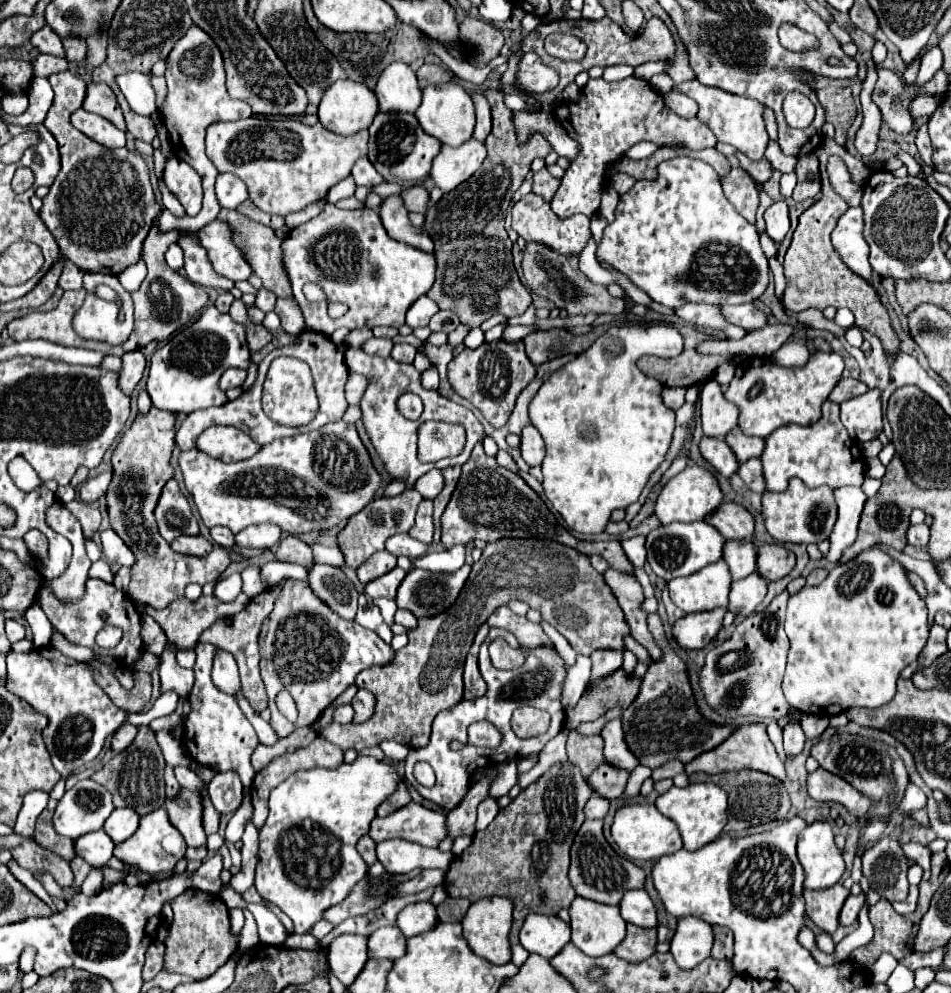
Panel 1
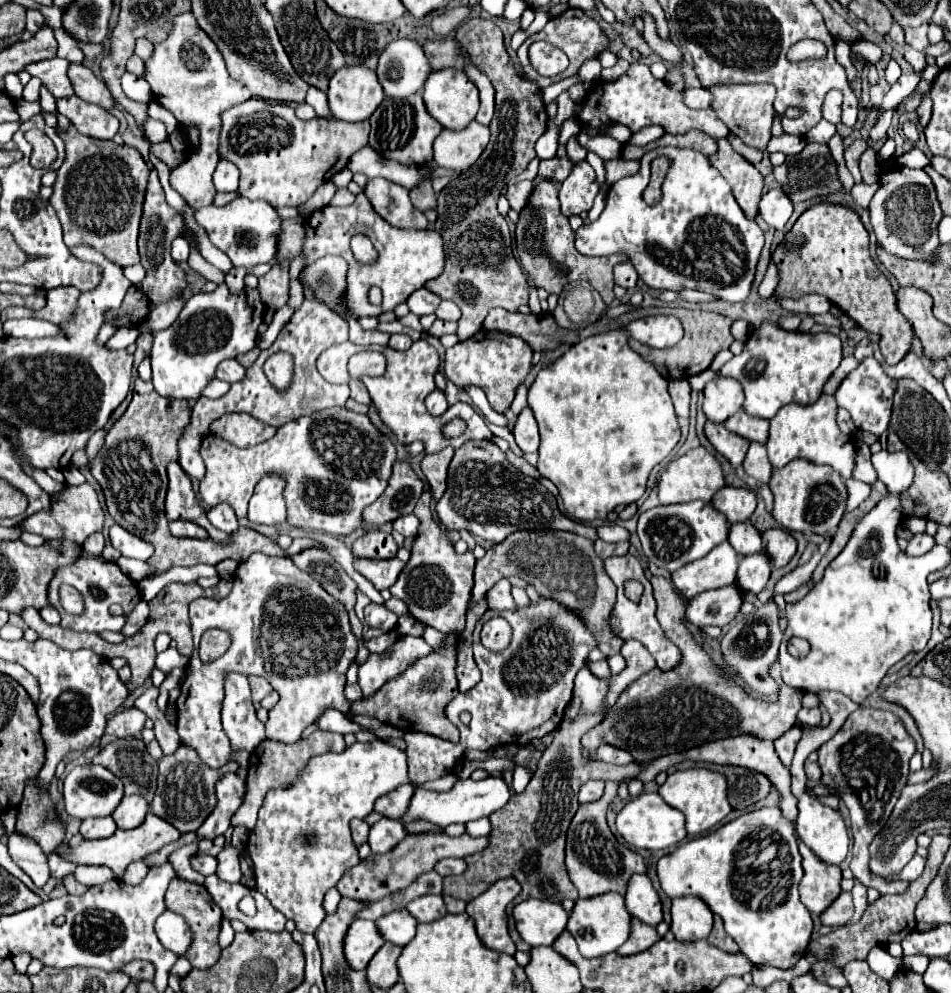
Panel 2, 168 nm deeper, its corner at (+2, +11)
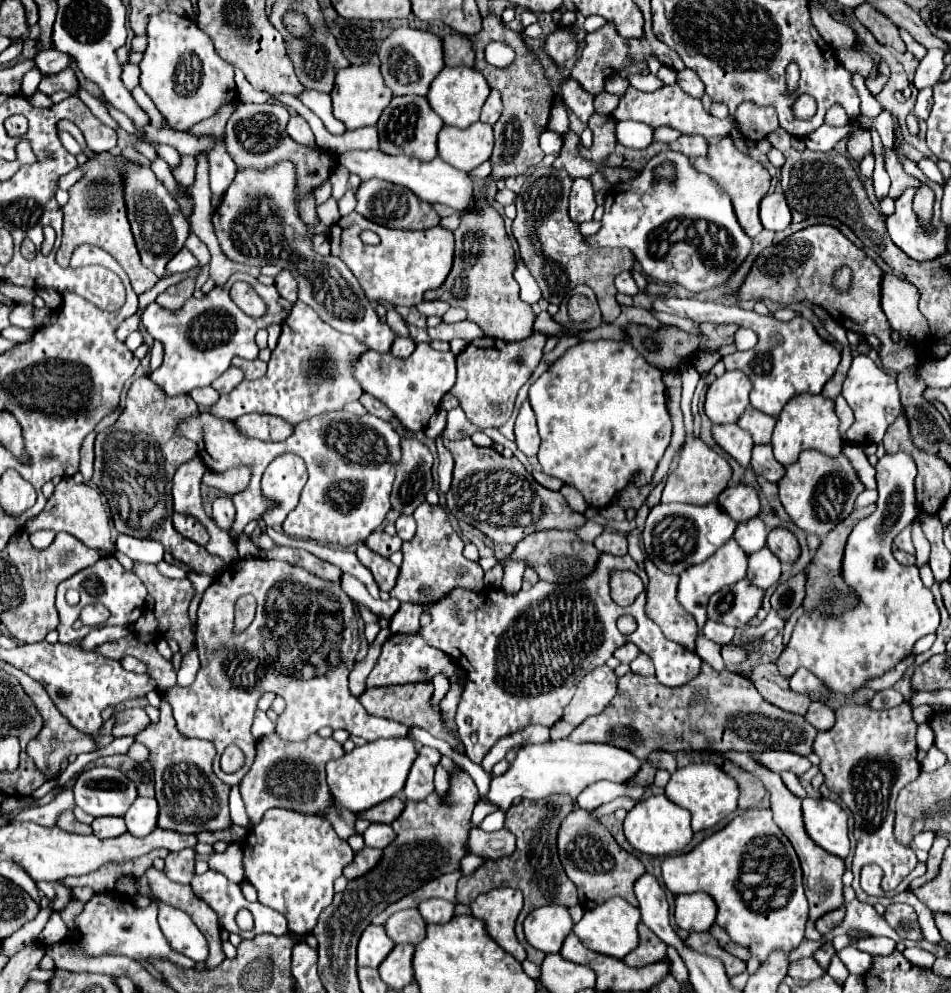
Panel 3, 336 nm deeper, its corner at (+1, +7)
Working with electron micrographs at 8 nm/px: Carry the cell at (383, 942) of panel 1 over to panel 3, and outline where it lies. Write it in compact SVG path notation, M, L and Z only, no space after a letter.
M408 908L392 914L386 920L384 930L394 944L416 944L426 934L426 922L416 908Z

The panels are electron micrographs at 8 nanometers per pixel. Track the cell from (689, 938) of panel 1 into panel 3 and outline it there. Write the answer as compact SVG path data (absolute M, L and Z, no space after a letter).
M694 892L694 894L684 894L676 898L674 920L678 928L690 934L706 932L714 924L714 918L716 918L716 906L708 894Z

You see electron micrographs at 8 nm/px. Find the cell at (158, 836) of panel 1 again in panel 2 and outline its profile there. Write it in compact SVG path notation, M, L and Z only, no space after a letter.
M147 814L143 826L137 826L133 830L117 830L113 836L109 838L99 838L99 840L83 840L77 848L71 848L69 844L59 844L57 846L57 854L73 864L85 864L85 866L107 866L113 870L115 878L121 880L127 864L131 860L143 860L147 854L157 852L159 848L163 848L165 844L171 844L175 840L179 840L181 832L177 828L173 828L171 824L167 824L165 820L157 818L155 814Z

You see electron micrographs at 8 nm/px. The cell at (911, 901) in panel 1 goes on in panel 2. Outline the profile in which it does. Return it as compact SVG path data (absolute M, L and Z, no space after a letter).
M859 708L849 714L841 730L825 742L817 754L817 764L821 766L821 782L837 790L837 796L845 802L851 812L851 832L853 832L853 876L867 888L879 890L879 894L901 894L910 882L885 882L883 878L869 872L869 844L877 832L885 826L891 810L907 784L909 760L915 754L915 740L909 736L901 720L885 710Z

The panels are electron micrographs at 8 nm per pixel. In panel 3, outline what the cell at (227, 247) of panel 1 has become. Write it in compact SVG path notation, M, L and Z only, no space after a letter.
M280 162L278 166L258 172L258 170L238 170L234 184L230 190L226 190L222 204L214 210L212 216L214 222L214 232L218 238L218 244L222 252L240 264L250 264L250 266L266 266L266 264L278 264L286 270L292 272L292 276L298 282L298 300L314 308L314 312L328 322L332 328L352 334L358 342L368 346L370 350L376 352L388 352L392 342L394 342L394 332L378 318L374 306L366 300L362 294L362 288L356 280L356 276L348 270L348 266L334 258L334 256L320 256L312 250L312 242L306 238L306 226L298 216L298 208L294 204L294 166L290 162Z

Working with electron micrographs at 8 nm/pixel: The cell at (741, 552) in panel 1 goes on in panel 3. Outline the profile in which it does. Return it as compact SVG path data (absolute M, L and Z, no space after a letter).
M752 518L748 522L740 522L736 526L734 540L738 542L738 546L746 554L762 550L766 546L766 526L760 522L760 518Z

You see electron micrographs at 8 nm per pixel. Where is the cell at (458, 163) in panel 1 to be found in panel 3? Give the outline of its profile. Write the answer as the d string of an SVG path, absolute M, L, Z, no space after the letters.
M474 122L466 130L444 126L438 134L438 156L450 166L470 172L490 158L492 144L494 136L492 126L488 124Z

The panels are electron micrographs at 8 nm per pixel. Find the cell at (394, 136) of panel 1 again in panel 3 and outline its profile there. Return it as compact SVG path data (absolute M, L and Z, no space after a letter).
M394 96L376 124L380 150L392 156L404 154L418 158L422 162L430 162L436 158L436 136L442 130L442 126L444 126L442 118L434 114L424 96Z

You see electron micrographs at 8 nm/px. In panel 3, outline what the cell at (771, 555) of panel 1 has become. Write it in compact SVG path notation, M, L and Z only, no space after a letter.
M774 528L770 534L768 534L768 544L772 554L778 556L778 560L782 564L794 564L800 556L800 546L798 546L798 540L796 536L786 530L786 528Z

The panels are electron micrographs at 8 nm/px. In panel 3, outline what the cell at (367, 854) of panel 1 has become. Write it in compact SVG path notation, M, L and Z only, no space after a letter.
M268 734L258 740L256 744L256 758L250 768L250 772L240 782L240 794L250 818L250 824L258 824L262 820L262 814L274 806L278 808L290 808L290 810L302 810L302 812L318 812L326 810L330 814L330 822L334 822L334 830L340 838L348 840L356 834L354 822L356 814L342 810L330 810L330 792L326 786L326 774L324 766L328 760L340 758L344 754L344 748L334 738L320 738L318 734L312 734L306 738L306 742L282 742L278 734Z

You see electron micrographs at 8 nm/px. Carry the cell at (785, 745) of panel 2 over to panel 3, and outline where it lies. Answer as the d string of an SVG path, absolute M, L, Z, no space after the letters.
M784 770L780 776L782 776L782 780L784 780L784 784L788 786L788 790L790 790L790 792L794 792L794 794L796 794L796 796L800 796L800 798L804 798L804 796L806 796L806 792L804 792L804 788L802 788L802 784L800 784L800 778L798 778L794 772Z

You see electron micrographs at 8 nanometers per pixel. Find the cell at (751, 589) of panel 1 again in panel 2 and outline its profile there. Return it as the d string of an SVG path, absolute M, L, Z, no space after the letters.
M765 552L747 554L739 562L737 586L745 594L759 594L771 576L771 568L773 568L773 564L769 562L769 556Z

